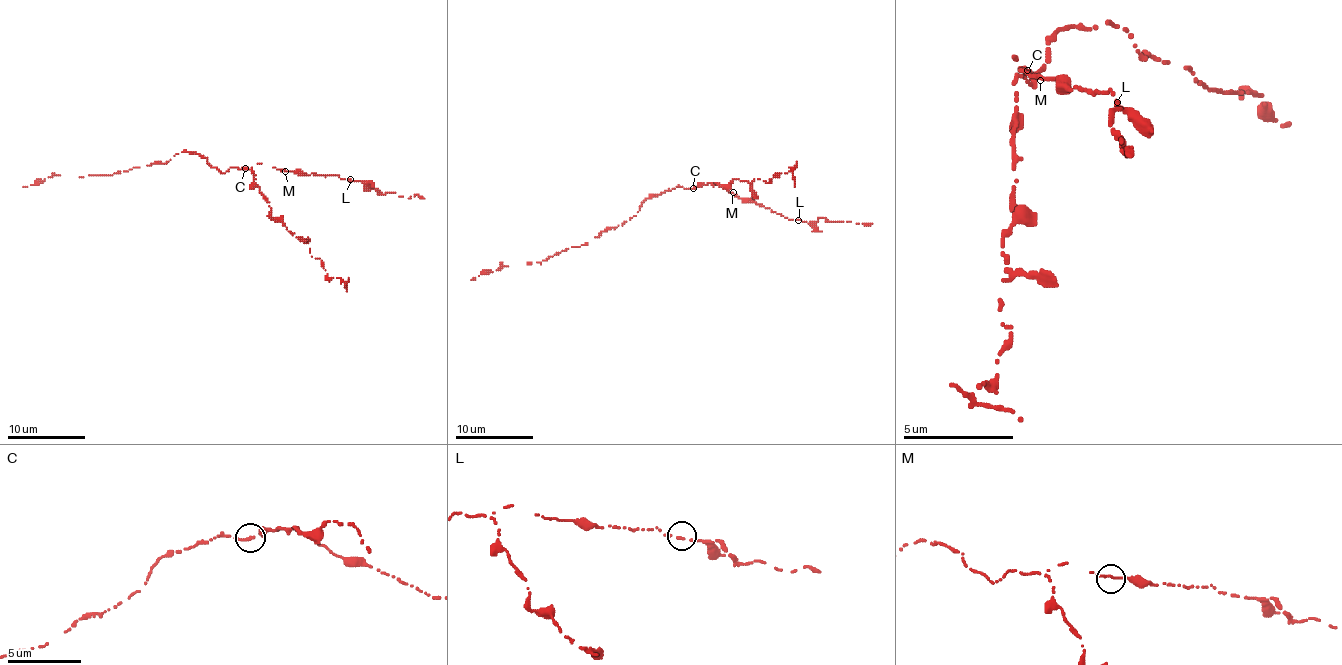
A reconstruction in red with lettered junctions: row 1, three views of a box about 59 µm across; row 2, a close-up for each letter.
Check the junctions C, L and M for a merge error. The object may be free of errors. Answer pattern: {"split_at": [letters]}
{"split_at": ["C"]}

